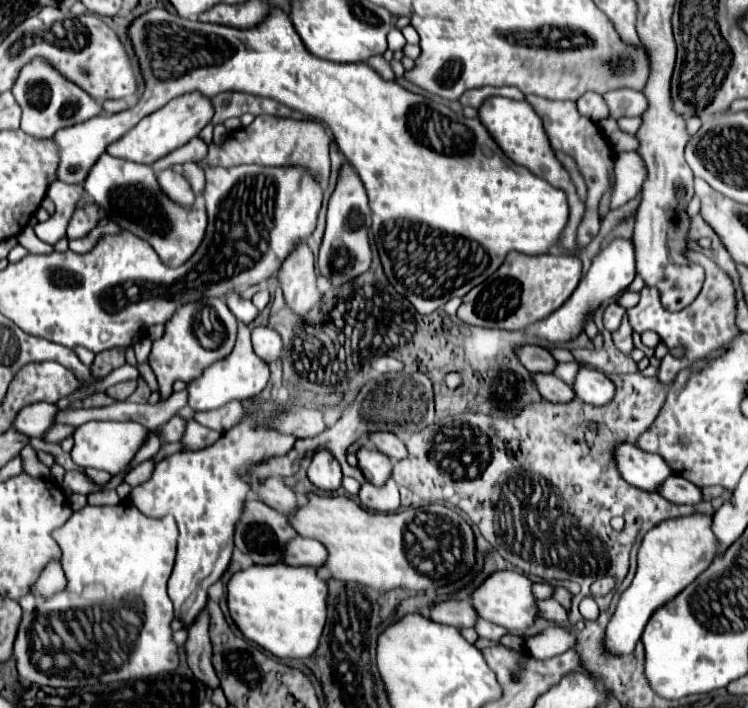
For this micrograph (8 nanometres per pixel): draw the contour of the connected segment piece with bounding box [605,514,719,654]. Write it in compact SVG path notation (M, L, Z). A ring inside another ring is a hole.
M691 514L683 518L669 518L659 526L651 528L639 548L637 554L637 574L631 586L621 594L617 610L607 626L607 650L613 654L629 654L633 652L637 640L643 634L643 628L651 614L675 598L679 590L691 584L711 562L715 556L715 534L711 530L711 514Z

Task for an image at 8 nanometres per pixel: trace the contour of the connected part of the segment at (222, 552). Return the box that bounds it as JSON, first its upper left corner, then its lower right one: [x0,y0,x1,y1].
[129,418,295,628]

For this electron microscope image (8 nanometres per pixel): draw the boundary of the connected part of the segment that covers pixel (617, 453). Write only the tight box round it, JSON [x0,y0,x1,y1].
[613,442,671,492]

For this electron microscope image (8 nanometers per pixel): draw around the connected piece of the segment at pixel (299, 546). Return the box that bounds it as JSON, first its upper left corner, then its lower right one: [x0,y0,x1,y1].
[283,536,327,568]

